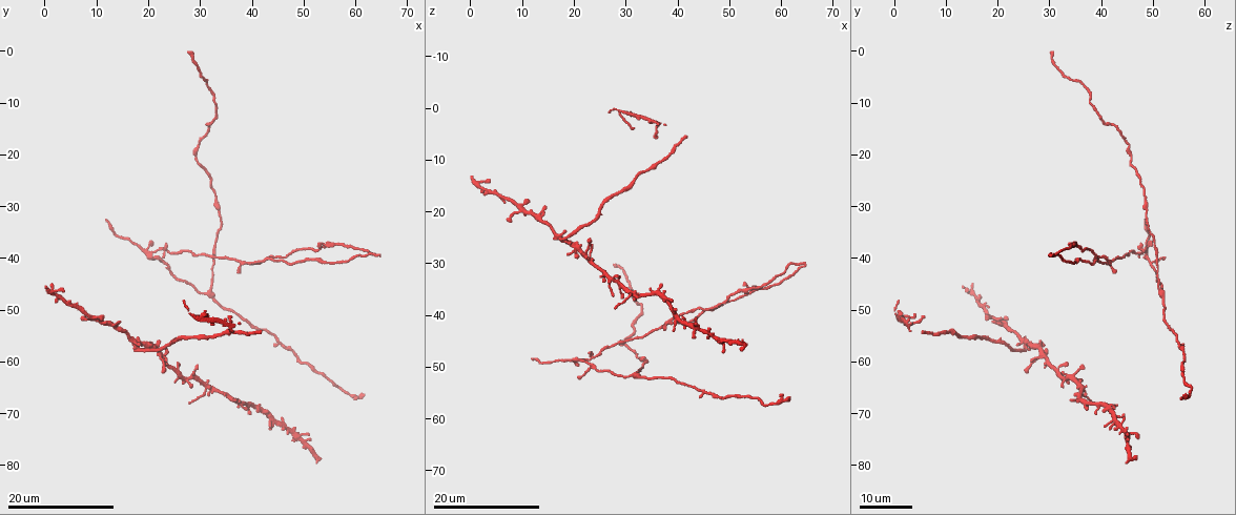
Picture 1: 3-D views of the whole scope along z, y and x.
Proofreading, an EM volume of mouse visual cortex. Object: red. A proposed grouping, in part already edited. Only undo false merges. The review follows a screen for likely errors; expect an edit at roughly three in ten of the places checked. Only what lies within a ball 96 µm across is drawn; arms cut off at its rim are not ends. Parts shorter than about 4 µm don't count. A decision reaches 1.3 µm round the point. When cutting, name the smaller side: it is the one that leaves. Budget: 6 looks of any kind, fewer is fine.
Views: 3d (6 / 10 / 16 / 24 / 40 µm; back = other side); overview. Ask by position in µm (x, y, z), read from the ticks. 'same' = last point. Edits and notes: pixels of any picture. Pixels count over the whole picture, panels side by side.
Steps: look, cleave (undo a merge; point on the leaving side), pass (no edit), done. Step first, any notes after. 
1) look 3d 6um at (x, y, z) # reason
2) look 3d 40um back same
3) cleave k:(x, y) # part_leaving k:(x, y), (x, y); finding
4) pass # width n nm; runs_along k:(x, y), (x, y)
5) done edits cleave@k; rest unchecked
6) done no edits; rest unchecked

look 3d 24um at (31.5, 46.5, 51.5) # small branch off a trunk

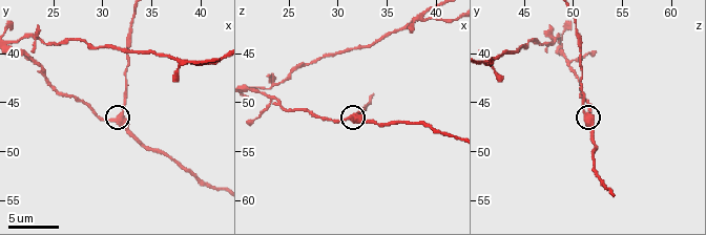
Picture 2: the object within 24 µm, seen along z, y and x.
look 3d 10um at (31.6, 46.6, 51.6)

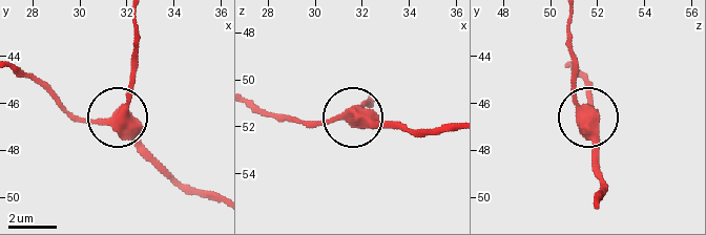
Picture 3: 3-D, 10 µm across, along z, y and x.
pass # width 390 nm; runs_along 3:(597, 205), (602, 189), (597, 129), (573, 87), (573, 46); continuous, no second neuron

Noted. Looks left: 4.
look 3d 16um at (18.0, 57.5, 25.0) # looks like a crossing

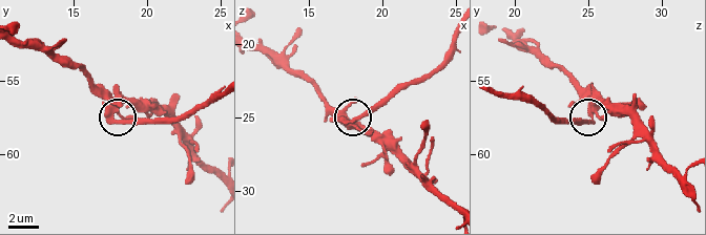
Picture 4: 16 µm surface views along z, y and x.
look 3d 6um at (18.2, 57.8, 25.2) # closer look

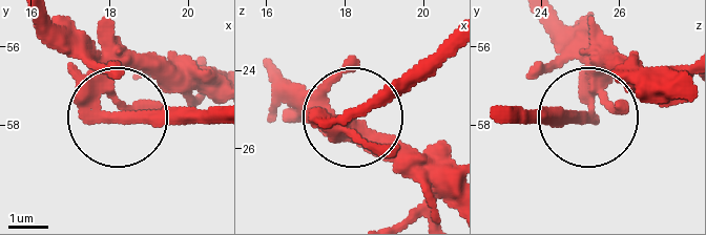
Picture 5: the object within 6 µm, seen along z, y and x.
cleave 5:(144, 122) # width 240 nm; a second neuron is stuck on

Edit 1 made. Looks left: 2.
done edits cleave@5; rest unchecked

